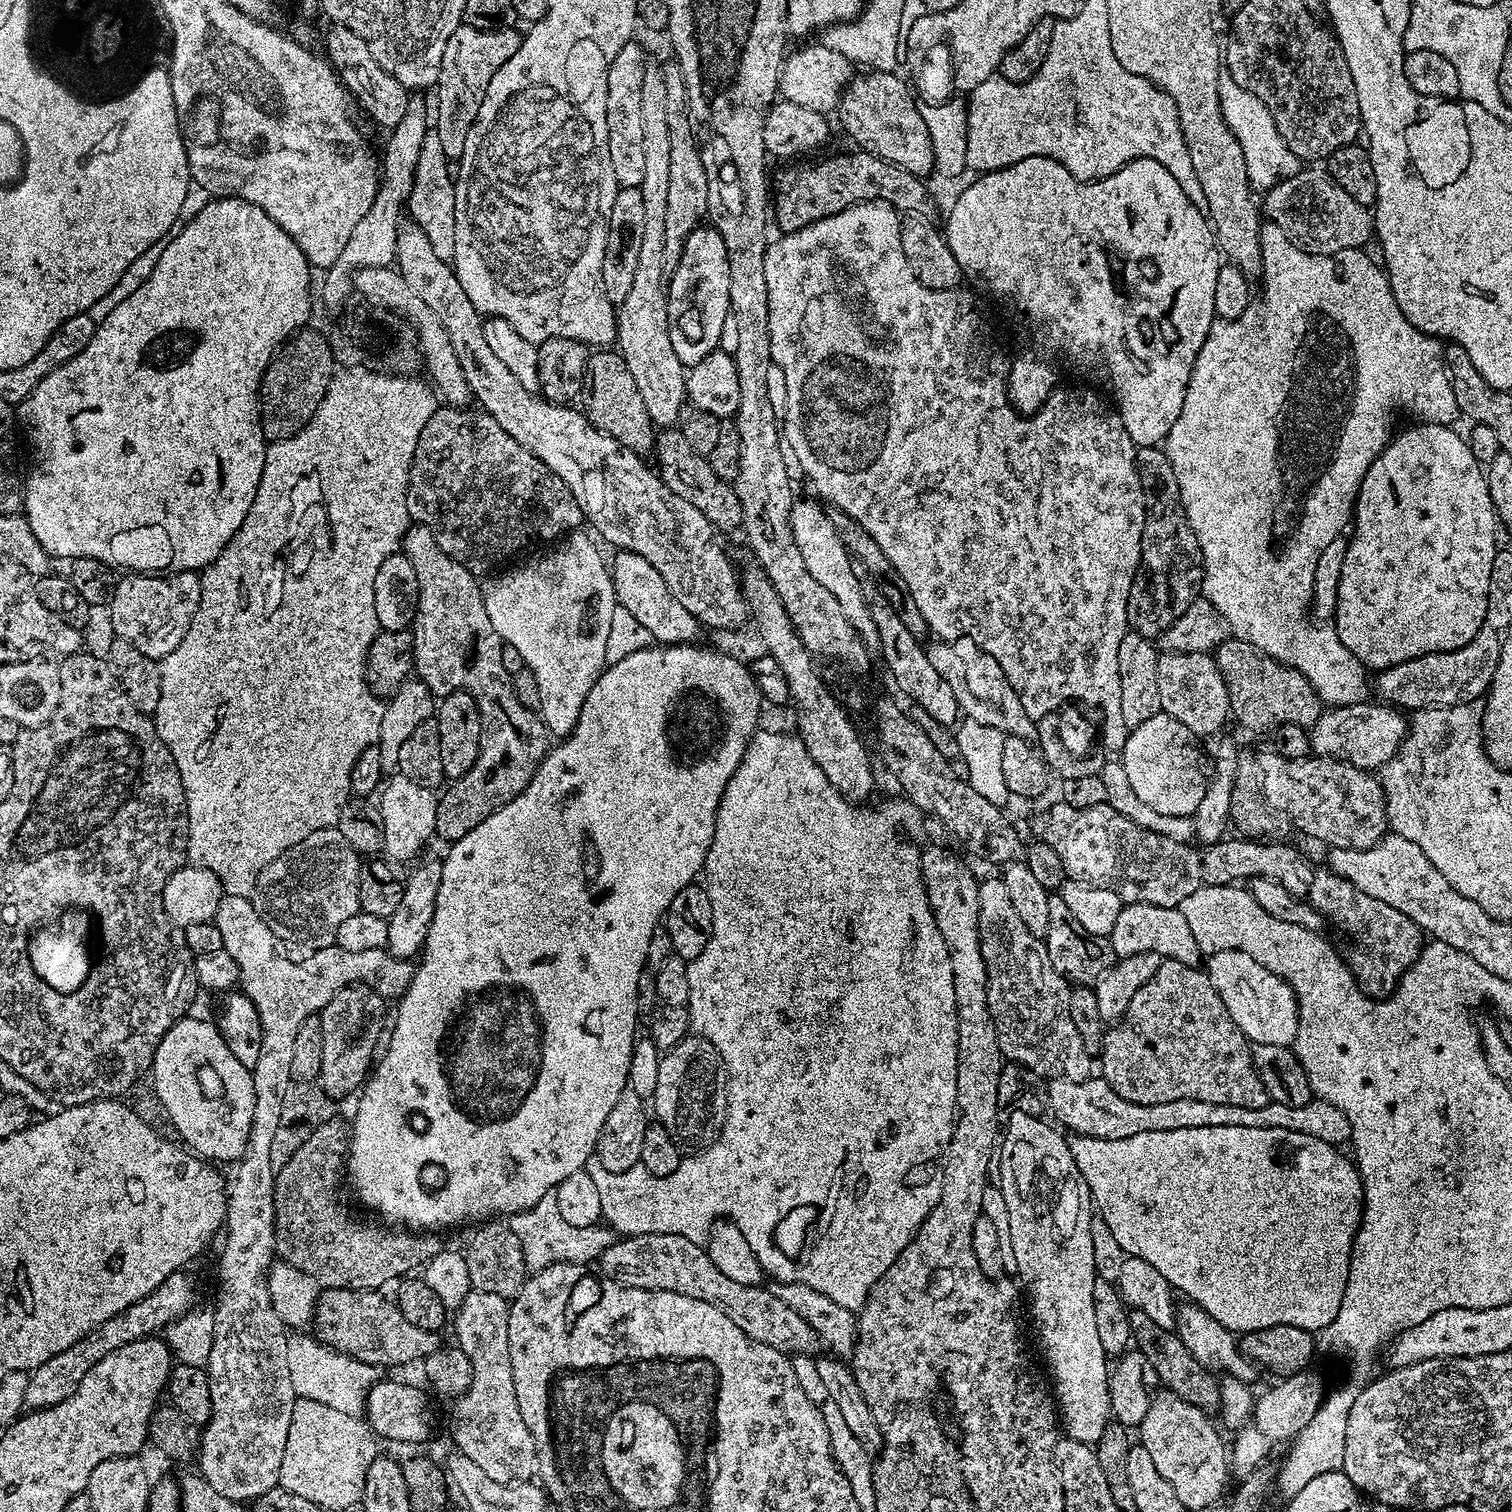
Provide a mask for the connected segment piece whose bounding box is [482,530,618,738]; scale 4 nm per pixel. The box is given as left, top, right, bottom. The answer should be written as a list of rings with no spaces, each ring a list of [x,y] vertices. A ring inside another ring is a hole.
[[[569,531],[563,539],[549,547],[553,547],[549,552],[517,568],[505,567],[505,572],[497,580],[485,579],[482,584],[486,614],[490,614],[490,622],[501,641],[524,659],[523,667],[536,680],[534,696],[540,699],[538,715],[548,727],[549,733],[556,738],[572,733],[590,686],[594,686],[606,667],[606,636],[610,629],[611,614],[618,605],[606,558],[604,562],[603,554],[596,549],[597,541],[580,531]]]

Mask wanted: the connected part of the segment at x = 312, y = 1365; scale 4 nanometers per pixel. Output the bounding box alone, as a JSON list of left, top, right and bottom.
[284,1332,379,1416]

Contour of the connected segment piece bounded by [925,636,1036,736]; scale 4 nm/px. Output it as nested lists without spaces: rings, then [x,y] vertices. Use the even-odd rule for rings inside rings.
[[[960,636],[954,641],[934,640],[934,643],[925,645],[925,652],[930,666],[949,683],[950,690],[954,690],[959,711],[967,719],[982,722],[982,726],[994,726],[994,730],[1005,736],[1017,736],[1020,730],[1036,730],[1036,720],[1026,714],[1014,686],[1010,686],[1002,674],[1000,663],[993,655],[982,651],[972,638]]]

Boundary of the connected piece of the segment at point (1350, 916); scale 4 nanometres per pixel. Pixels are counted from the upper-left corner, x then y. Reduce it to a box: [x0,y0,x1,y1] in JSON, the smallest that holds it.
[1307,870,1422,998]

